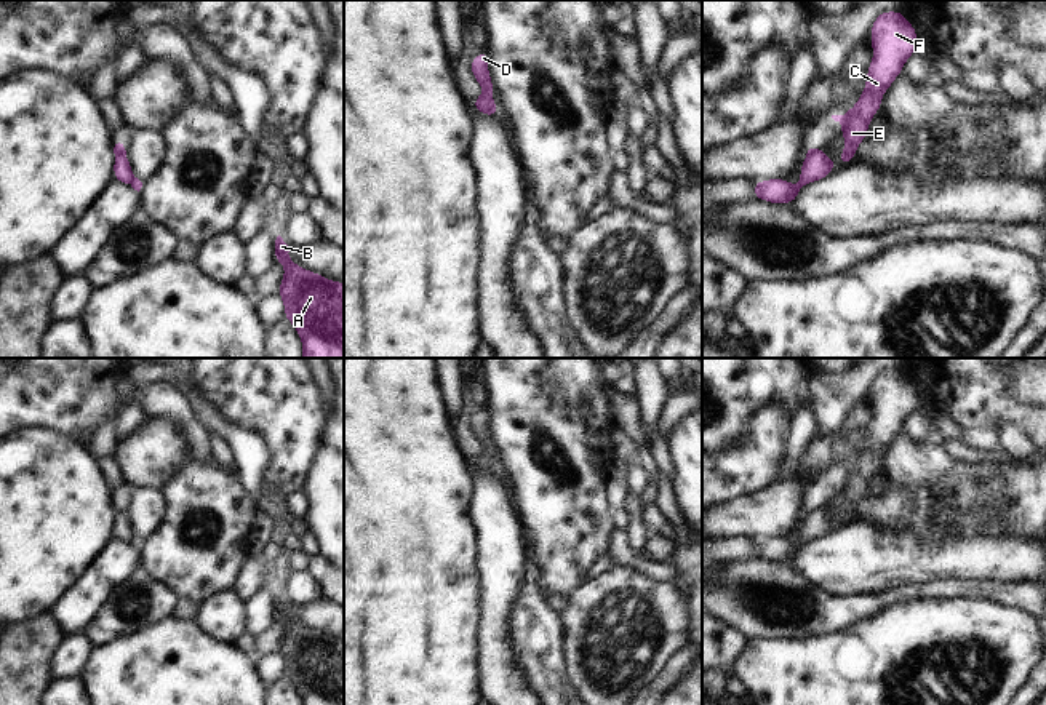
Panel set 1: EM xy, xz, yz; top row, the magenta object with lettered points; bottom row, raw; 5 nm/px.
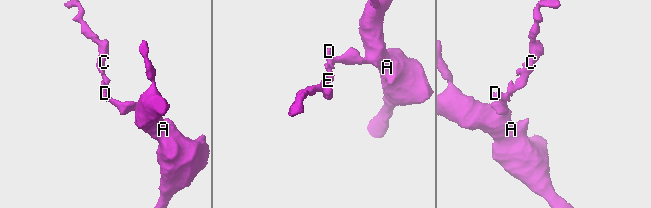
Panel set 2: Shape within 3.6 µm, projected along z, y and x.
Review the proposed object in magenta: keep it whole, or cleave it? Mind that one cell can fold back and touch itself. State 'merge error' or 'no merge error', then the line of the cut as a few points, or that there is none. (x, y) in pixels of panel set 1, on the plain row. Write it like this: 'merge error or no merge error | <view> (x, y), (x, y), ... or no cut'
no merge error | no cut

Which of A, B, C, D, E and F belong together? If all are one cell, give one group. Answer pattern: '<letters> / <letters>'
A B C D E F

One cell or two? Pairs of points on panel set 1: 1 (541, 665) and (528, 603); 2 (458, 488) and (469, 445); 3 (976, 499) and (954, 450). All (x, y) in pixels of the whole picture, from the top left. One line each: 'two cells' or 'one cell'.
1: one cell
2: two cells
3: two cells

